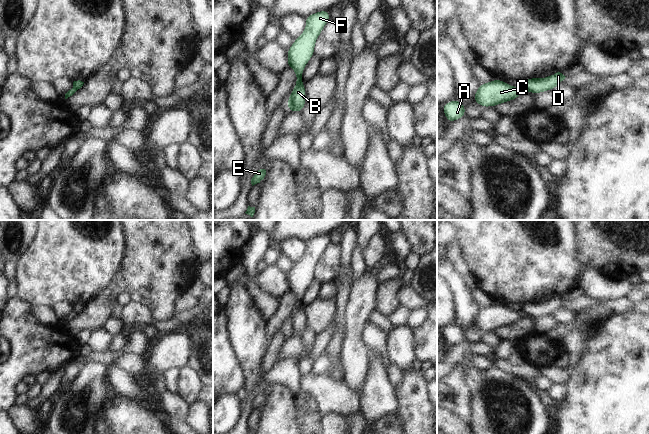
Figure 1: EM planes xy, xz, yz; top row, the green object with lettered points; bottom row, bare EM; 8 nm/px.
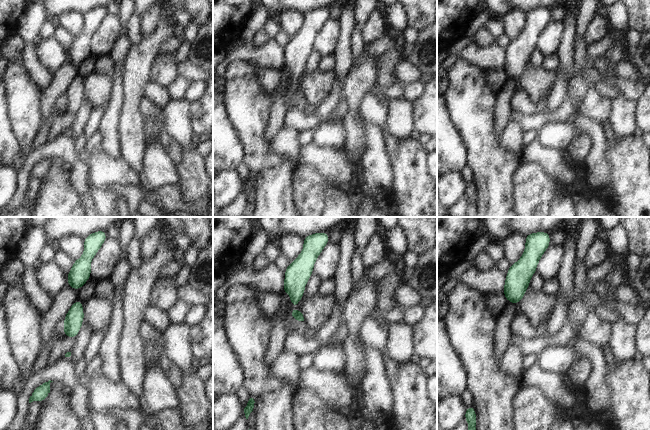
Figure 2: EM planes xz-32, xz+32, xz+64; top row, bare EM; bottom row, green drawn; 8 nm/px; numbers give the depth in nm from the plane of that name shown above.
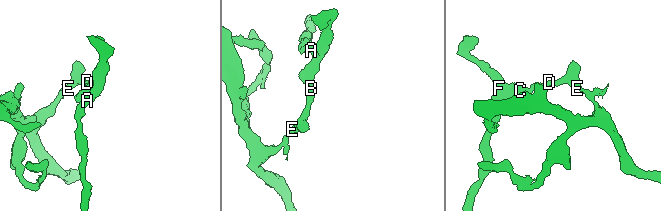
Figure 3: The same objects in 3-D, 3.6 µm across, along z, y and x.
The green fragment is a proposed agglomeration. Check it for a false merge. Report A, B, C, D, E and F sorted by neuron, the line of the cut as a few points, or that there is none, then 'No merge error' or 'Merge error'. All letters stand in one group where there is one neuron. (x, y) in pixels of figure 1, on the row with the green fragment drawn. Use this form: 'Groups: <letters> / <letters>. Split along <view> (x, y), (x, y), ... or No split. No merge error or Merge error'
Groups: A C F / B D E. Split along xz (301, 79), (296, 84). Merge error

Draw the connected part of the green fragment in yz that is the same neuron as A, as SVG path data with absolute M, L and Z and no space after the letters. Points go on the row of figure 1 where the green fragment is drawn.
M453 99L442 106L445 117L449 124L464 117L466 107L458 100Z

